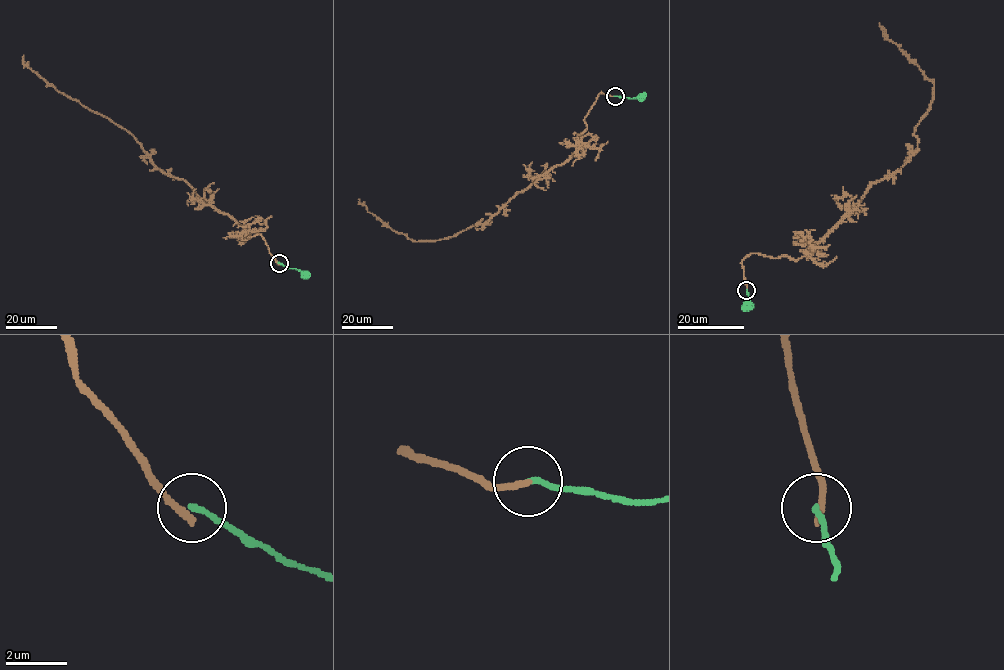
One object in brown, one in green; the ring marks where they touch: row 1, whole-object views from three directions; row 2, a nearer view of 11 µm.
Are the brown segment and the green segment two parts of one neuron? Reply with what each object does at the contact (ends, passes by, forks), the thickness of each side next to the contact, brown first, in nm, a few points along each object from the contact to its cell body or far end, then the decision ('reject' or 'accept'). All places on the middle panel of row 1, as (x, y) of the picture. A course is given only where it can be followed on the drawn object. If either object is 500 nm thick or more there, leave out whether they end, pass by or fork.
brown ends there; green ends there; 240 nm thick on the brown side, 180 nm on the other; brown runs (614, 96), (599, 94), (577, 135), (578, 148), (481, 228), (414, 241), (359, 198); green runs (615, 96), (635, 98), (641, 96); reject

